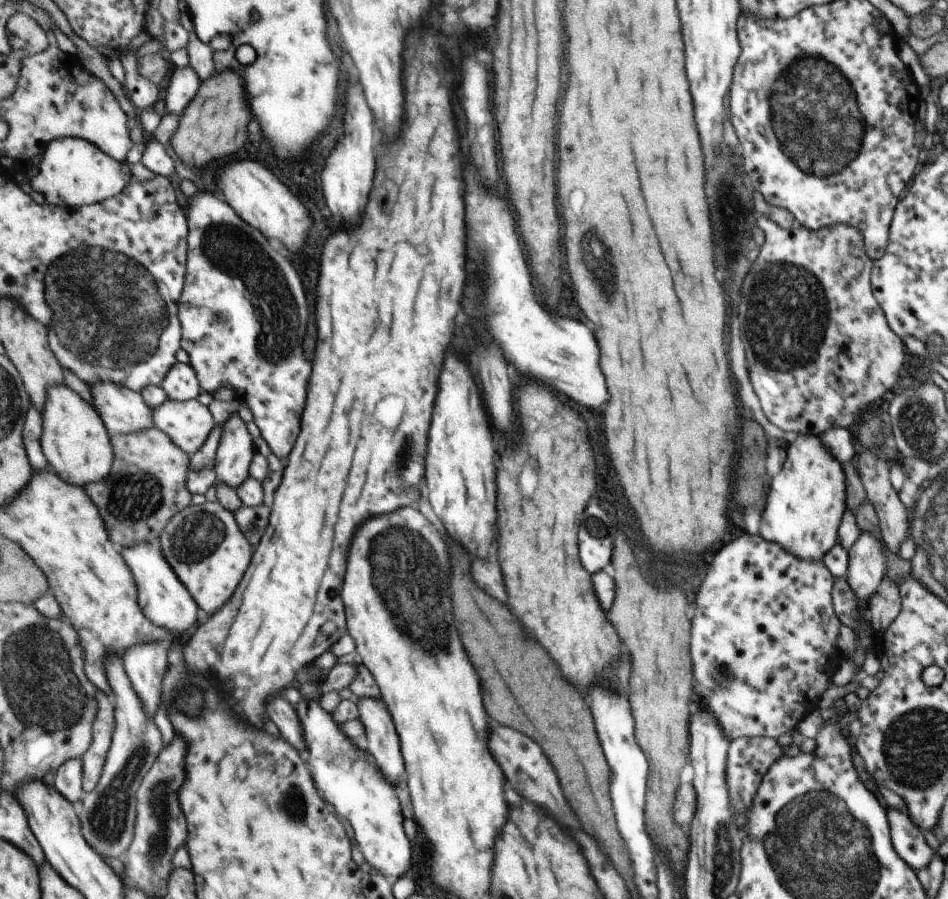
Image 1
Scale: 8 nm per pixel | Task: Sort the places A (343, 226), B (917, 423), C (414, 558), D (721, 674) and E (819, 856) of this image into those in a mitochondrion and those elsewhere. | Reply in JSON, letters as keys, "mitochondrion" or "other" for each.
{"A":"other","B":"mitochondrion","C":"mitochondrion","D":"mitochondrion","E":"mitochondrion"}

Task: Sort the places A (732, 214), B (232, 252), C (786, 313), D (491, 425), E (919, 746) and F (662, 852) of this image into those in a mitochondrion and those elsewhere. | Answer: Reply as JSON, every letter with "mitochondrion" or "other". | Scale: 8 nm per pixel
{"A":"mitochondrion","B":"mitochondrion","C":"mitochondrion","D":"other","E":"mitochondrion","F":"other"}

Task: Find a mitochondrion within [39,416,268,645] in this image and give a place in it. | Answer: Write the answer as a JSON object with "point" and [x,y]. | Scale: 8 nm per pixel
{"point":[133,497]}

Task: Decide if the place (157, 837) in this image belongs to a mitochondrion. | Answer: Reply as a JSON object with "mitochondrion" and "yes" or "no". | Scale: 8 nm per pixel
{"mitochondrion":"yes"}

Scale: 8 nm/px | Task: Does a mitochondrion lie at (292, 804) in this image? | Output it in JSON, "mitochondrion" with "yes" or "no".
{"mitochondrion":"yes"}

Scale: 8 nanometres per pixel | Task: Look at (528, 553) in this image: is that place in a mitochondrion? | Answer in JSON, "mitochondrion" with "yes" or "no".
{"mitochondrion":"no"}

